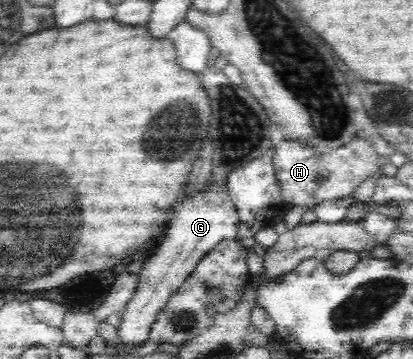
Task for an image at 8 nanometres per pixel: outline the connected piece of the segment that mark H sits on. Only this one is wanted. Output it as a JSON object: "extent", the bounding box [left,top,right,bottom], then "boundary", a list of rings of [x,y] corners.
{"extent":[272,137,378,229],"boundary":[[[355,137],[350,143],[331,154],[317,154],[298,142],[286,140],[280,142],[275,147],[272,163],[281,199],[291,210],[291,213],[285,217],[287,229],[295,229],[302,225],[303,215],[308,210],[313,211],[314,207],[323,201],[351,196],[362,181],[378,171],[378,157],[373,143],[359,137]]]}

